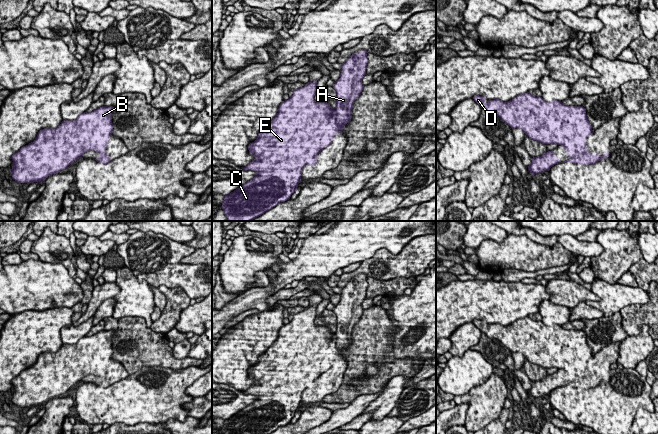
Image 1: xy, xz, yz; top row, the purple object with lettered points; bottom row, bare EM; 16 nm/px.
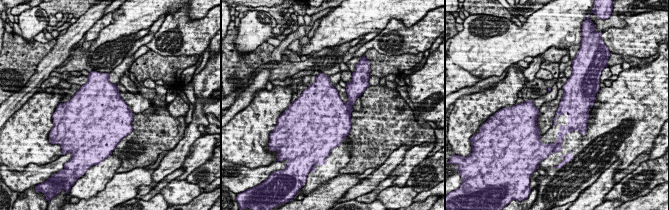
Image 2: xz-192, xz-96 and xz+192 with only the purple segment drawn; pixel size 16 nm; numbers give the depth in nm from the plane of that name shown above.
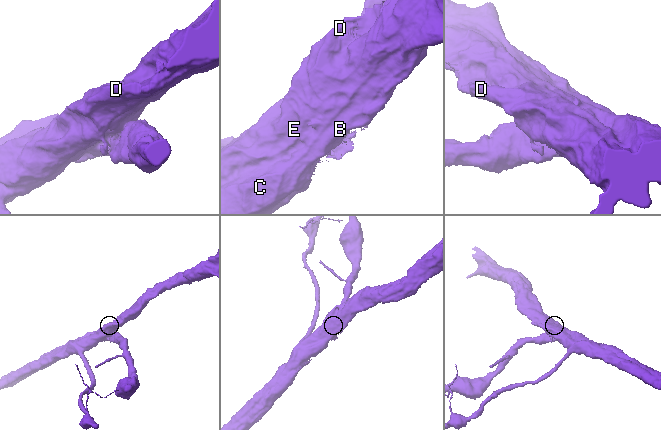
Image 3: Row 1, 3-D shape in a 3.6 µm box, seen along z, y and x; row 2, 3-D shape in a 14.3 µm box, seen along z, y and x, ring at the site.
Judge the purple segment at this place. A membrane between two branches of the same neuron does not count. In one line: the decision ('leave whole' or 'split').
split

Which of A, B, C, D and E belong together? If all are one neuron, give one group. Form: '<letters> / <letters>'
A / B C D E

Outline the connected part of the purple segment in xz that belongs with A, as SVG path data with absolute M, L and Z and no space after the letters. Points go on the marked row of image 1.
M366 50L353 53L342 64L340 78L332 86L337 94L334 118L338 131L336 132L335 128L322 127L324 134L331 135L326 141L328 146L339 132L343 133L343 127L351 121L354 101L359 97L364 87L362 79L367 69L367 53Z

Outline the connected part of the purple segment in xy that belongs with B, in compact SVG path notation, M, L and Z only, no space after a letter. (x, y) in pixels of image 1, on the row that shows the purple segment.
M102 106L92 112L79 114L75 120L63 120L57 128L41 129L33 142L23 146L12 155L13 167L9 170L12 179L19 183L41 183L48 176L59 173L75 160L81 159L84 153L88 151L102 152L101 144L113 133L112 112L114 109L115 107L112 106Z

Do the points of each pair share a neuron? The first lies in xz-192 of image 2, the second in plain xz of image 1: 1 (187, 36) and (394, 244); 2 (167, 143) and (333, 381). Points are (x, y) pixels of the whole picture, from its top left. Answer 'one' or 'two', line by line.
1: two
2: two

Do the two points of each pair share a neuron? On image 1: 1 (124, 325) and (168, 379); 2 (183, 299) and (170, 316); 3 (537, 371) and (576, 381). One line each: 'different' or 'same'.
1: different
2: same
3: different

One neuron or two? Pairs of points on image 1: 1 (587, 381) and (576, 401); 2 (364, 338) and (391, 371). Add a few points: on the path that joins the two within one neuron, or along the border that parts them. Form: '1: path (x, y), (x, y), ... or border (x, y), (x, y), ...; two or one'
1: border (605, 382), (587, 389), (568, 386), (560, 387); two
2: path (357, 361), (347, 385), (368, 385); one

